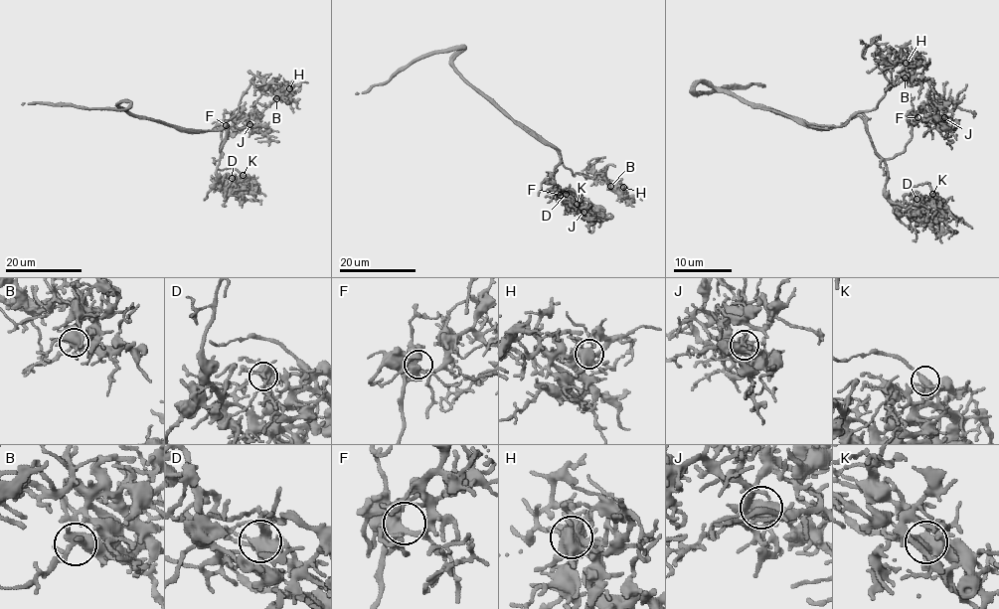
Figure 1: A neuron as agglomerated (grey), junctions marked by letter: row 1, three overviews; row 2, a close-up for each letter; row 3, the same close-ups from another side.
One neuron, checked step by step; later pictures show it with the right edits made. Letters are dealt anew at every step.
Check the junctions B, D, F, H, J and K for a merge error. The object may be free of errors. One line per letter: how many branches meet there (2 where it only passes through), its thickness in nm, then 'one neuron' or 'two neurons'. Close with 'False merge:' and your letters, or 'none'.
B: branches 4; calibre 400 nm; one neuron
D: branches 7; calibre 480 nm; one neuron
F: branches 5; calibre 460 nm; one neuron
H: branches 5; calibre 440 nm; one neuron
J: branches 7; calibre 500 nm; one neuron
K: branches 6; calibre 420 nm; one neuron
False merge: none

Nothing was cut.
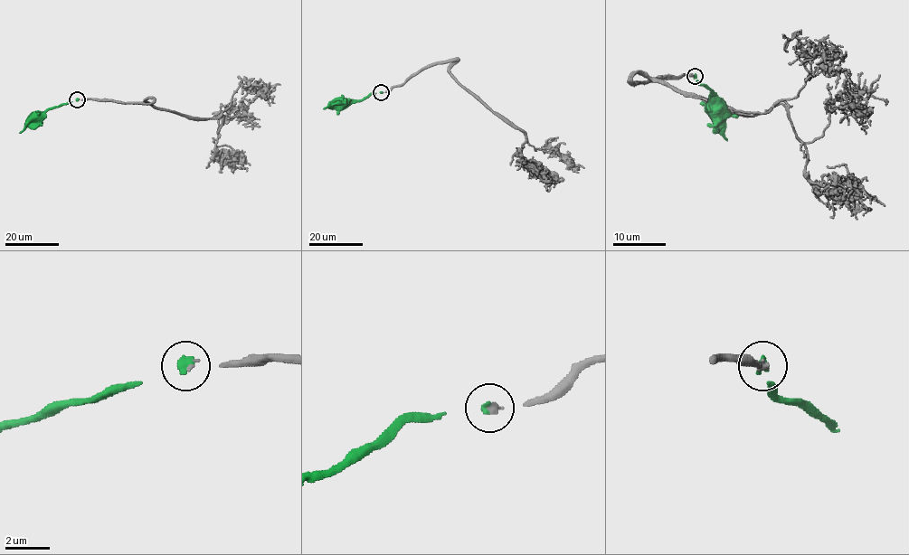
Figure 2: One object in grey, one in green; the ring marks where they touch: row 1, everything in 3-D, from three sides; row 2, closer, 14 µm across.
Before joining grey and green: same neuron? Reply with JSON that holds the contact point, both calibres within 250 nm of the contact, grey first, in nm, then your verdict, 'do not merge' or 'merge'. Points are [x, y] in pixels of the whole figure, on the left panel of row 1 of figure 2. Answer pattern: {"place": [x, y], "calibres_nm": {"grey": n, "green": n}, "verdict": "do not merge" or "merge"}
{"place": [77, 99], "calibres_nm": {"grey": 240, "green": 320}, "verdict": "merge"}

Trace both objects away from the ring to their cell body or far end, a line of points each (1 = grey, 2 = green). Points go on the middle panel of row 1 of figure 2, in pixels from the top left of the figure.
1: (381, 92), (429, 66), (458, 60), (449, 72), (523, 132), (523, 162), (556, 178), (548, 178)
2: (381, 92), (373, 92), (361, 100), (340, 103)

